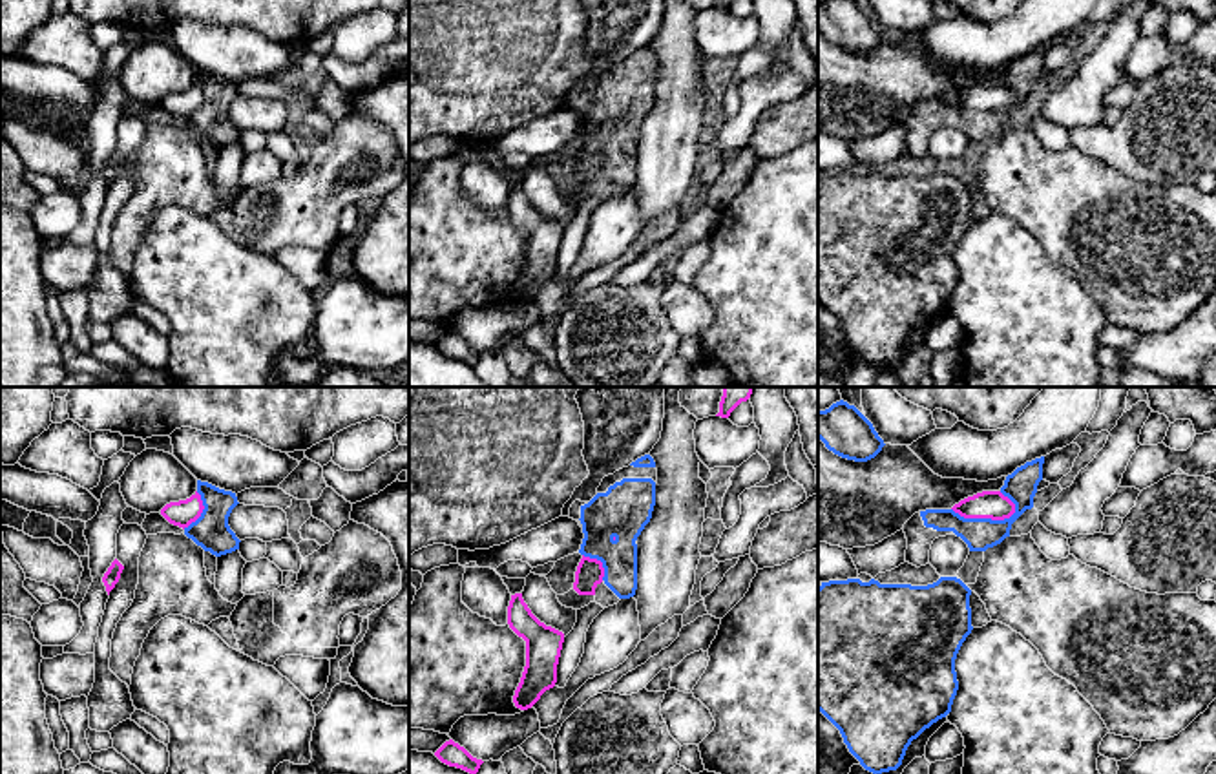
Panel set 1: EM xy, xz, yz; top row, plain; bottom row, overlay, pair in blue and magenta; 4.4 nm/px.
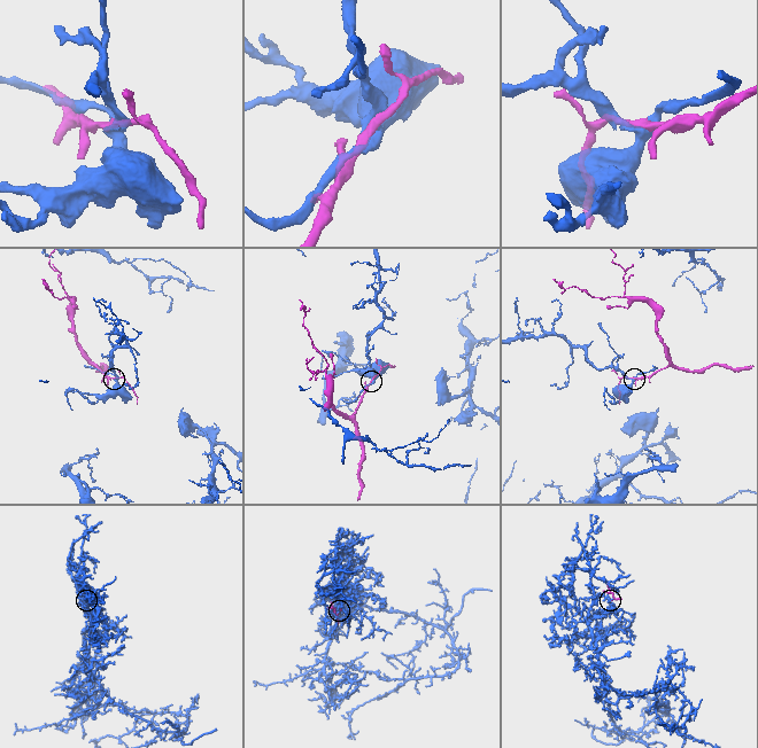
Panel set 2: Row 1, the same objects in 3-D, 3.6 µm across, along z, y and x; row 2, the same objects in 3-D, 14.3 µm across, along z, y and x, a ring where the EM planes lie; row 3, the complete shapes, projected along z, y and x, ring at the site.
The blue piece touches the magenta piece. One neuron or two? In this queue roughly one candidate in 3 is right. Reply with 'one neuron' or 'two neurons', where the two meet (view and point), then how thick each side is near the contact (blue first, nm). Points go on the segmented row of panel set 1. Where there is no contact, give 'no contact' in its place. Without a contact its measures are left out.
two neurons | yz (986, 519) | 140/130 nm

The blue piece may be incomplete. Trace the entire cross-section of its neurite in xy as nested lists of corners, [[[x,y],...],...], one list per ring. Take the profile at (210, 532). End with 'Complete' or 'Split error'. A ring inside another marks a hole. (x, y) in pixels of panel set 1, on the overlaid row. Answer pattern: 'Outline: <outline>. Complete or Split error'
Outline: [[[197,480],[203,500],[201,517],[184,528],[184,535],[215,557],[239,549],[239,539],[228,526],[232,509],[239,504],[236,493]]]. Complete

